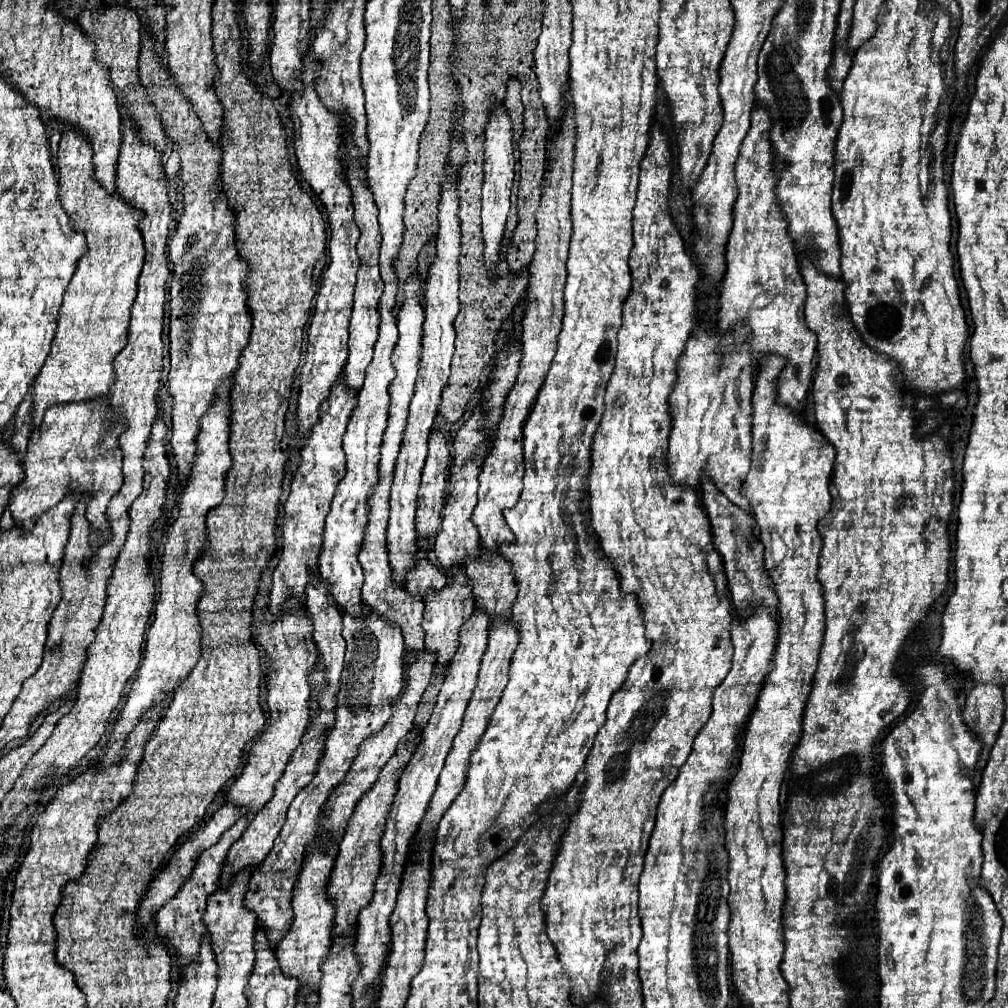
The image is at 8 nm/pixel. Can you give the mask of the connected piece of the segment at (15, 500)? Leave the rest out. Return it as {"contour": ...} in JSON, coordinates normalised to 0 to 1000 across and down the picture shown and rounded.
{"contour":[[[76,399],[74,405],[66,405],[66,401],[63,401],[45,409],[43,421],[37,423],[29,433],[29,446],[23,456],[25,476],[11,488],[9,506],[13,516],[19,518],[25,526],[31,526],[35,516],[47,504],[59,500],[70,484],[72,488],[90,488],[90,496],[86,500],[90,538],[98,540],[108,532],[104,504],[110,492],[122,482],[122,450],[116,446],[116,433],[124,423],[106,423],[104,415],[106,403],[98,403],[96,399]]]}

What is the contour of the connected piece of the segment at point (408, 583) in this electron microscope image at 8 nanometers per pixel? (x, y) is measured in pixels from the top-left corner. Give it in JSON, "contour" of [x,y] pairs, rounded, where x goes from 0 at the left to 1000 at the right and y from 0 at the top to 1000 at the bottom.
{"contour":[[[412,554],[410,563],[406,563],[404,567],[404,575],[402,575],[402,583],[408,589],[416,589],[418,593],[422,593],[422,587],[426,583],[434,583],[438,585],[441,579],[441,569],[428,560],[424,554]]]}

